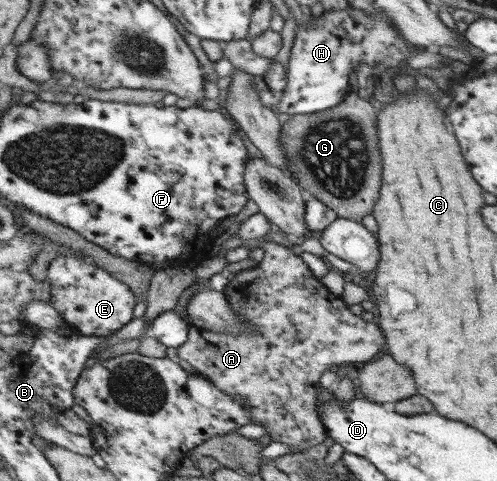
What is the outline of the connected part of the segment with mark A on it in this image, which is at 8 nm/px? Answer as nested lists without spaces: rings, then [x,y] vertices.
[[[267,242],[261,246],[268,251],[266,258],[257,267],[240,273],[225,292],[229,303],[246,317],[246,329],[252,331],[231,335],[193,325],[187,343],[178,348],[178,356],[195,367],[196,373],[207,376],[229,395],[244,399],[254,409],[252,423],[266,425],[273,444],[292,445],[294,451],[301,453],[323,443],[327,435],[318,413],[318,403],[311,393],[307,393],[309,387],[322,381],[331,365],[346,363],[353,367],[375,360],[387,351],[386,337],[377,323],[353,315],[345,300],[337,299],[328,286],[321,285],[321,281],[309,271],[307,263],[301,261],[301,254],[295,255],[292,248],[281,243]]]

